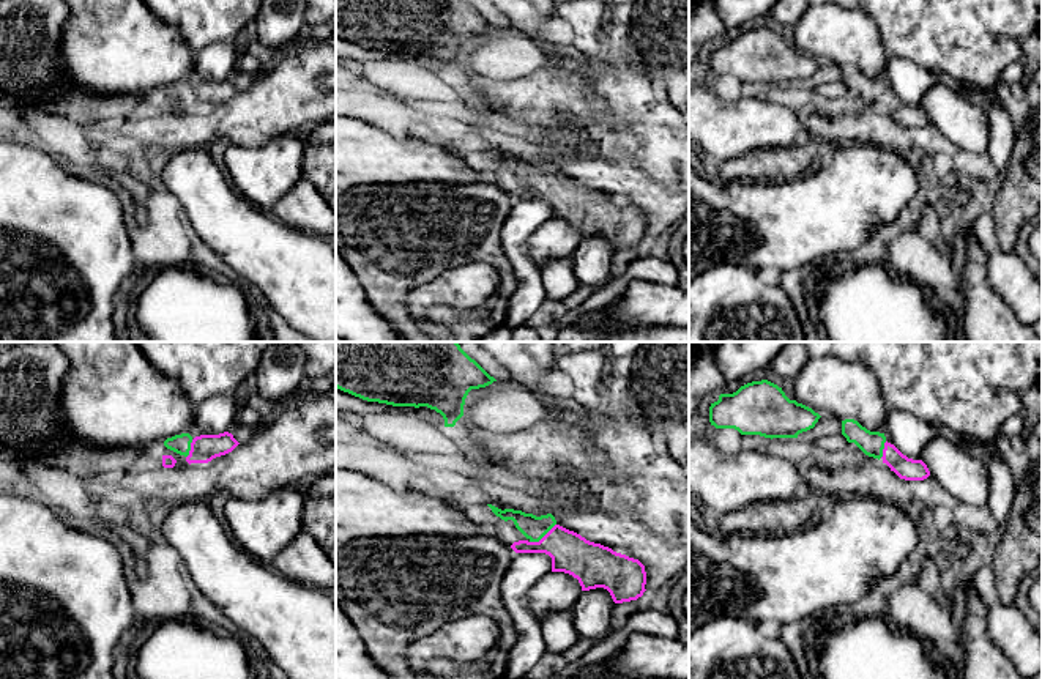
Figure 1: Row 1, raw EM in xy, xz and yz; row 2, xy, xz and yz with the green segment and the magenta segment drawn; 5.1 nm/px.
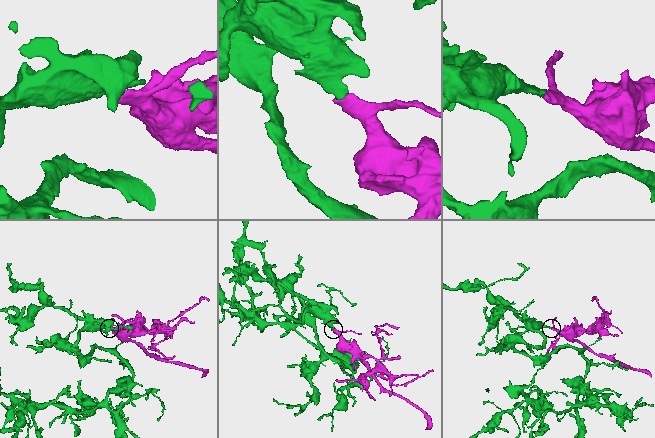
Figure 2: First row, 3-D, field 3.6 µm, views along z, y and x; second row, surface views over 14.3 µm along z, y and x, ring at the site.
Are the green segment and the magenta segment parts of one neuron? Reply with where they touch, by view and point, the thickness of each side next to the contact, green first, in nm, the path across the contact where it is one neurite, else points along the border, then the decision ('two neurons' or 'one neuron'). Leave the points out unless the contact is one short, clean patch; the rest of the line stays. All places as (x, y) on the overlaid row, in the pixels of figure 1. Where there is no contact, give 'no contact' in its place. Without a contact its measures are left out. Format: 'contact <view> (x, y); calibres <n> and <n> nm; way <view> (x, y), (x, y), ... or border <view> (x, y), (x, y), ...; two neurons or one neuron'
contact xz (543, 536); calibres 120 and 200 nm; way xz (535, 528), (543, 536), (554, 539), (571, 553); one neuron

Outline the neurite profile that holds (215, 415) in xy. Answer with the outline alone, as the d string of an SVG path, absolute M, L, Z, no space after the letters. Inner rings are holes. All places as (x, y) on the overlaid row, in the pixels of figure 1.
M233 394L208 397L195 405L189 435L192 440L200 435L219 435L229 432L238 413Z

